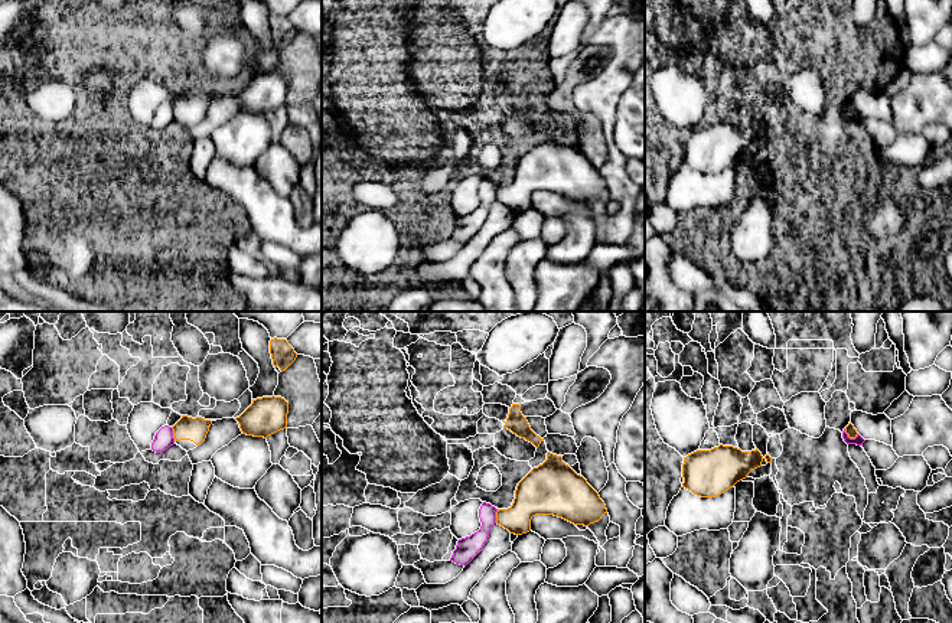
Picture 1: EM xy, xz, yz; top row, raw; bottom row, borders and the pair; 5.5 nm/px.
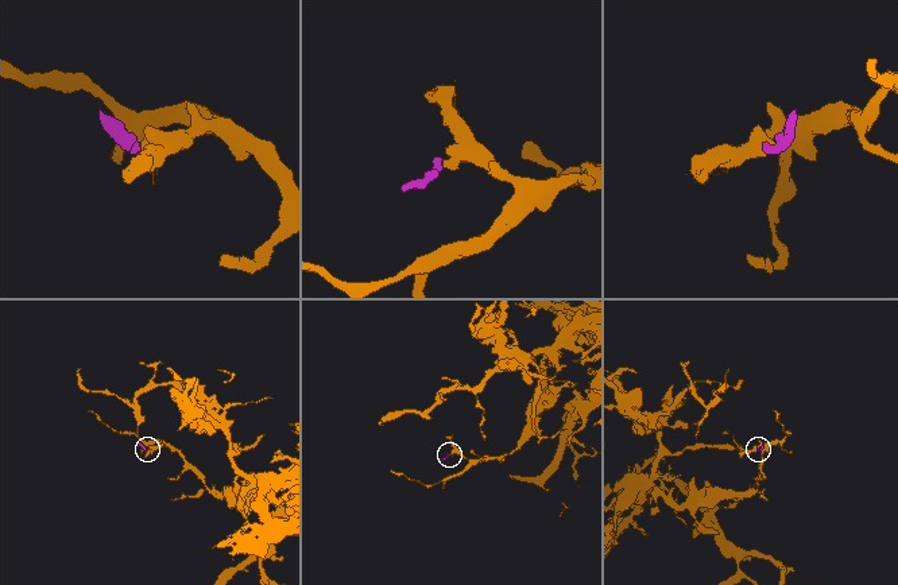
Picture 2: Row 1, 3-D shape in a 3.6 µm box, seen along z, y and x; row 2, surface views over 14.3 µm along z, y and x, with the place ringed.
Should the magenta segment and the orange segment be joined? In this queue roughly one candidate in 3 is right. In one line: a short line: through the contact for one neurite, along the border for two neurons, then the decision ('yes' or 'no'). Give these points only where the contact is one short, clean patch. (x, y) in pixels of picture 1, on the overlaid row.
line yz (844, 429), (850, 437), (857, 436); no

